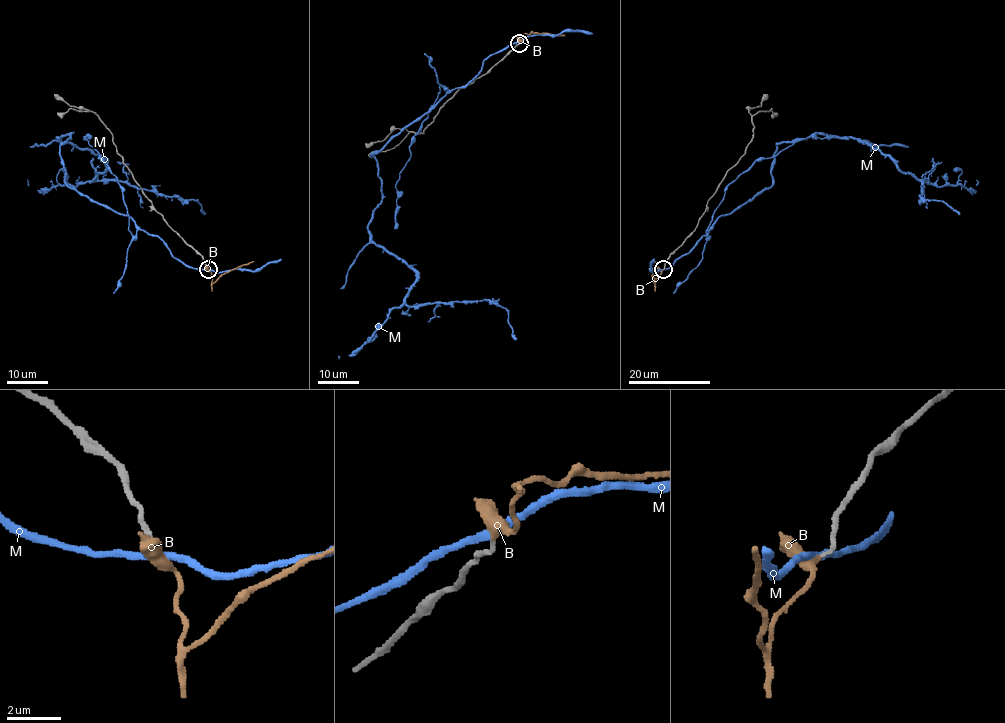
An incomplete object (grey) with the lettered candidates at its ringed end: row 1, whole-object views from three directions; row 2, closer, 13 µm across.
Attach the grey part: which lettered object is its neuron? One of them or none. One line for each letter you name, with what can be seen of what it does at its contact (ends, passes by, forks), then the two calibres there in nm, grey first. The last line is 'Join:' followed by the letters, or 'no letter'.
B: it passes by; calibres 170 and 360 nm
Join: B

